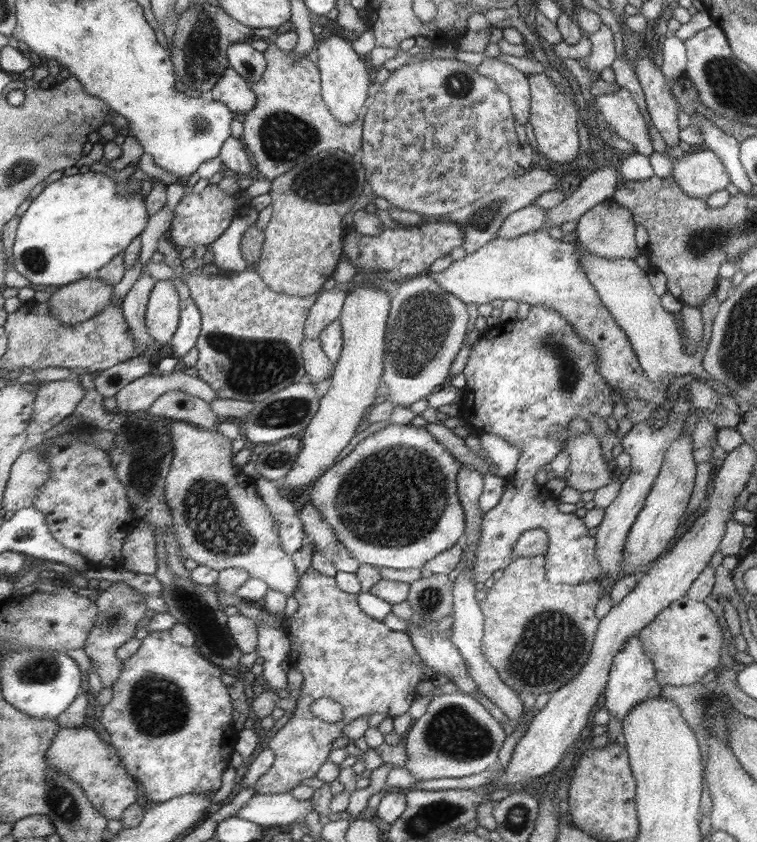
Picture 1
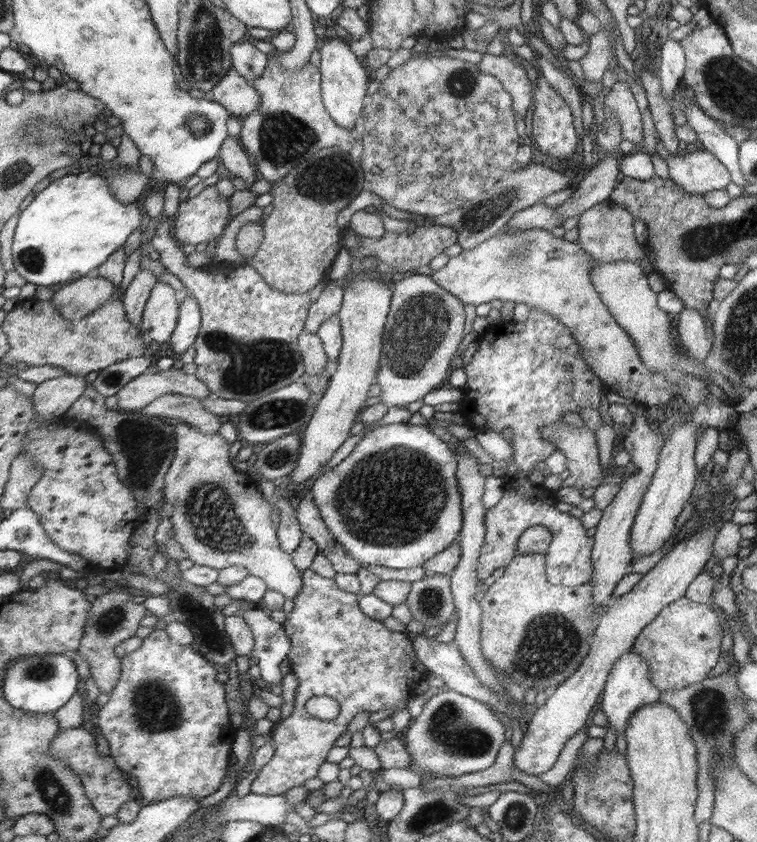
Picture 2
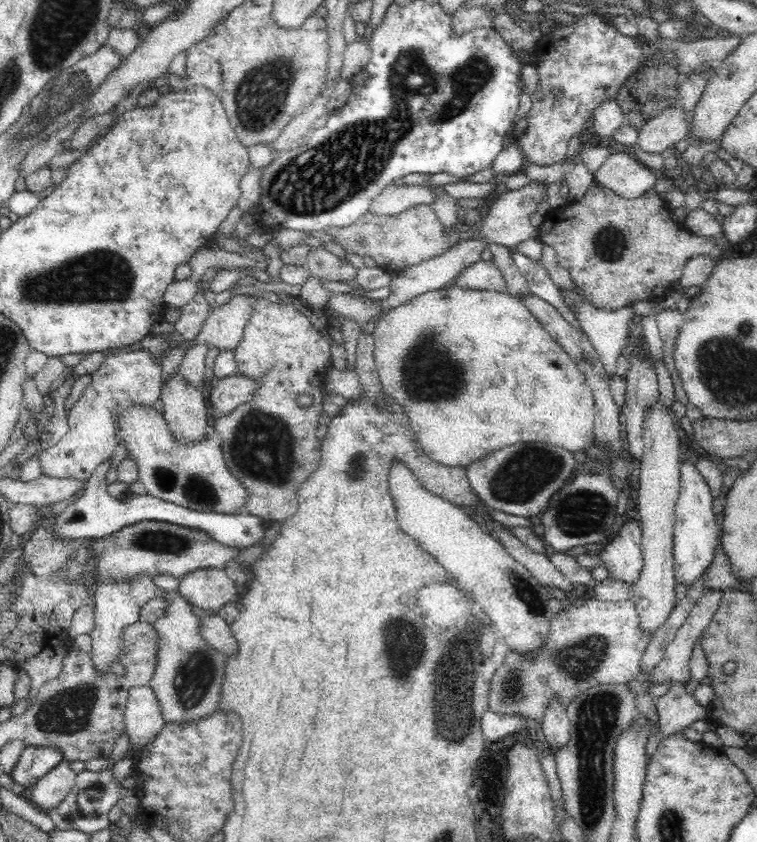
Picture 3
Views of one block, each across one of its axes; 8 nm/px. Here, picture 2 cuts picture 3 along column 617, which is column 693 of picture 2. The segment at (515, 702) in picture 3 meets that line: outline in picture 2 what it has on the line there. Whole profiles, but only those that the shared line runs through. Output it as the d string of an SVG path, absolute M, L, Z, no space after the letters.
M685 596L669 604L660 614L644 627L635 640L636 652L648 664L652 684L661 692L678 690L694 683L700 683L706 674L718 664L722 654L720 642L724 630L718 615L704 602L688 600Z

